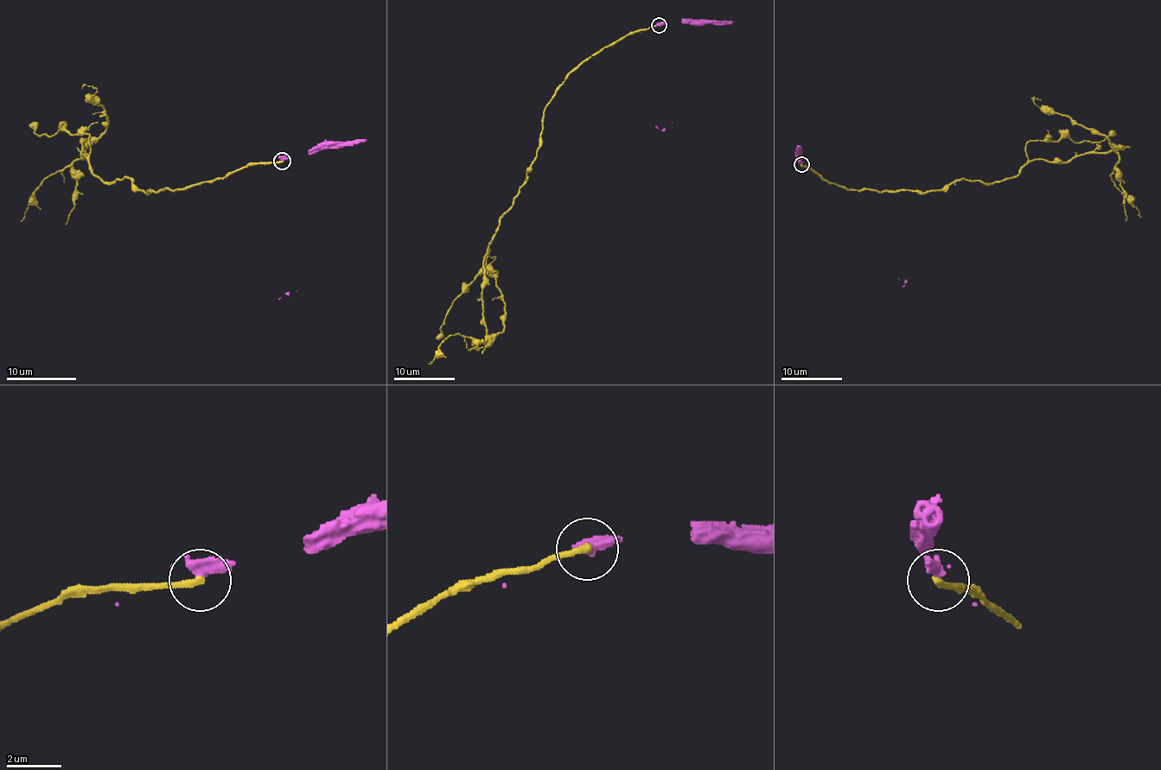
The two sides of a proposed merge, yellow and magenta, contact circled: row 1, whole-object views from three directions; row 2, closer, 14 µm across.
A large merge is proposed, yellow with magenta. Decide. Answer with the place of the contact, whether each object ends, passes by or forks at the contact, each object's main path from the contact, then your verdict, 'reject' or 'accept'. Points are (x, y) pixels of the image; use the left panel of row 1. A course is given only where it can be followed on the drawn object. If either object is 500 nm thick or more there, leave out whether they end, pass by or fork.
place (282, 161); yellow ends; magenta ends; course yellow (283, 161), (178, 190), (103, 181), (82, 149), (107, 117), (91, 96), (96, 89), (82, 87); course magenta (283, 161), (275, 157), (261, 168), (290, 291), (278, 300); reject

